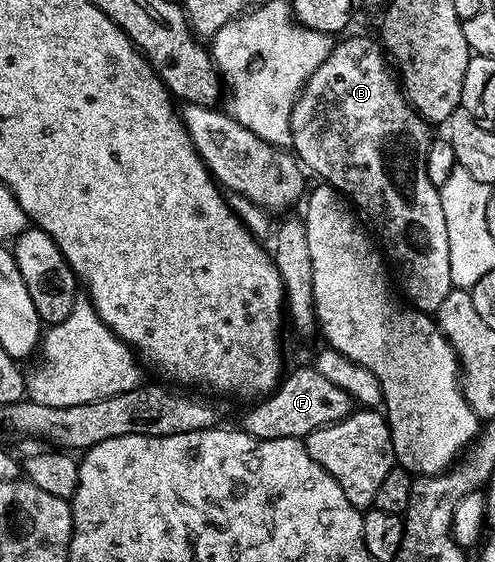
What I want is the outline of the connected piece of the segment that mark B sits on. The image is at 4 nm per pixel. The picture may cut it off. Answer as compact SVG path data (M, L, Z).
M347 37L343 38L345 41L341 45L340 42L333 44L322 67L318 67L300 88L290 115L290 145L305 170L313 169L321 182L344 194L365 218L372 217L375 236L378 241L380 236L379 244L386 250L387 260L396 264L394 277L403 300L411 308L432 315L442 307L446 295L454 287L450 275L450 235L446 235L446 215L442 215L440 190L428 178L428 148L434 133L428 130L431 129L429 122L408 104L379 40Z

